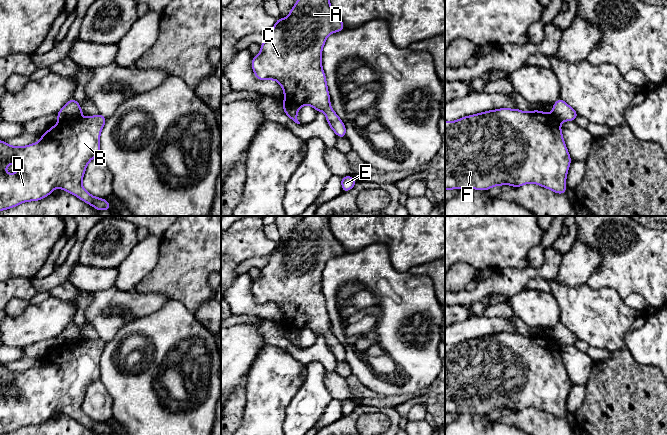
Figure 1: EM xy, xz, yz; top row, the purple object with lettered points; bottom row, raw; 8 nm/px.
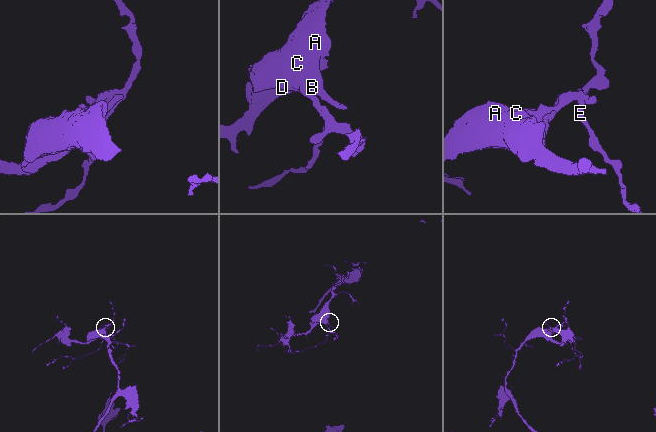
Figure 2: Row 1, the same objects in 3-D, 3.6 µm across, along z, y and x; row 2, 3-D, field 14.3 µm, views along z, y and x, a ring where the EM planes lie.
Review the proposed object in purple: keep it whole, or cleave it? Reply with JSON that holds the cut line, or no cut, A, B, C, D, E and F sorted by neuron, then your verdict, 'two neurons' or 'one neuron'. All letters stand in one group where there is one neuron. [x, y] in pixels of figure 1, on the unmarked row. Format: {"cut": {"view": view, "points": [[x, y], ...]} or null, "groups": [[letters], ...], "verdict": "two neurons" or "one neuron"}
{"cut": {"view": "xy", "points": [[80, 339], [59, 345]]}, "groups": [["A", "B", "C", "D", "F"], ["E"]], "verdict": "two neurons"}

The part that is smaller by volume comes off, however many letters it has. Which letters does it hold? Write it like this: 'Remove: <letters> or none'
Remove: E

